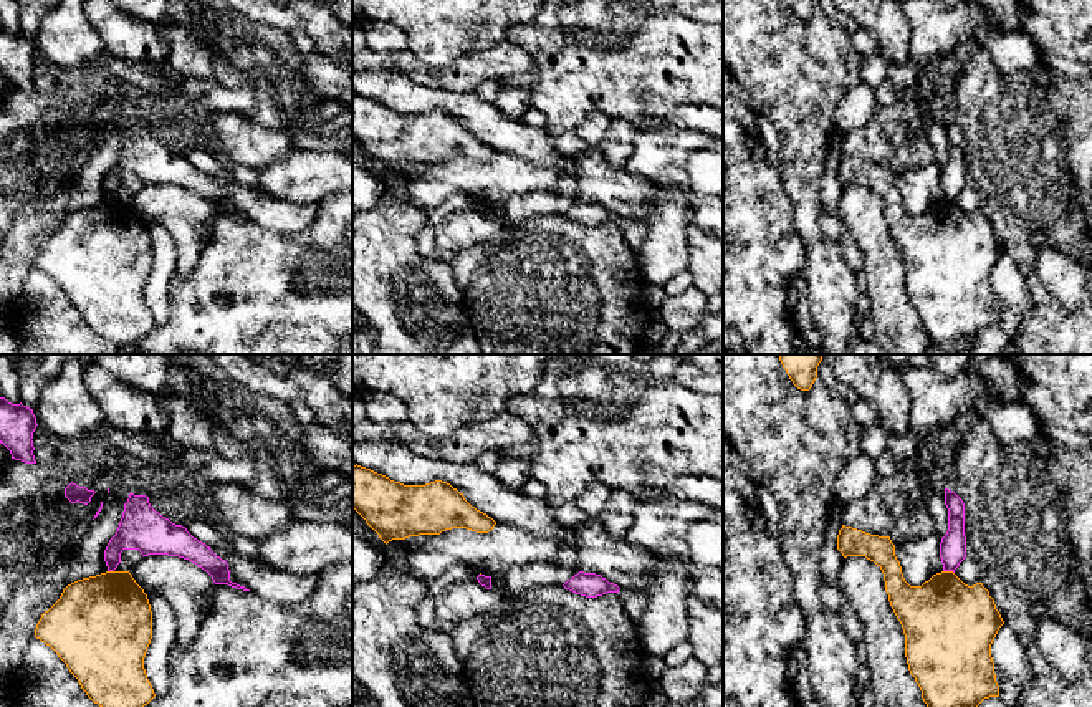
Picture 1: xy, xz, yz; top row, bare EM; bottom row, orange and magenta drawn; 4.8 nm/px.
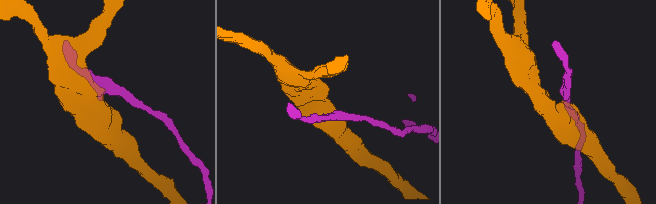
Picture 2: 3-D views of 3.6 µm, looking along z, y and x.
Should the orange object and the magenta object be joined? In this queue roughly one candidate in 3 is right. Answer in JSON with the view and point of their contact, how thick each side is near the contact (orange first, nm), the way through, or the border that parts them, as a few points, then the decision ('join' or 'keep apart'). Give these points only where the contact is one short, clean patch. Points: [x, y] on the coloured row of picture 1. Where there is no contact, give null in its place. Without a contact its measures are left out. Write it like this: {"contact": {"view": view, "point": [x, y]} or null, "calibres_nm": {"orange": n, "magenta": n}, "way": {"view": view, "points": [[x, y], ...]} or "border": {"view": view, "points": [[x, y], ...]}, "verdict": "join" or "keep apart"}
{"contact": {"view": "yz", "point": [948, 572]}, "calibres_nm": {"orange": 420, "magenta": 130}, "border": {"view": "yz", "points": [[943, 570], [953, 573]]}, "verdict": "keep apart"}

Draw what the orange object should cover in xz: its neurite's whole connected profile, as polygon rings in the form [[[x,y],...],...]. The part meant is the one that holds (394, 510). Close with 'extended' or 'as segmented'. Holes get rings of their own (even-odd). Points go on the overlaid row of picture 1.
[[[357,464],[352,465],[352,508],[386,545],[452,528],[488,533],[496,525],[447,482],[404,485]]] | as segmented

